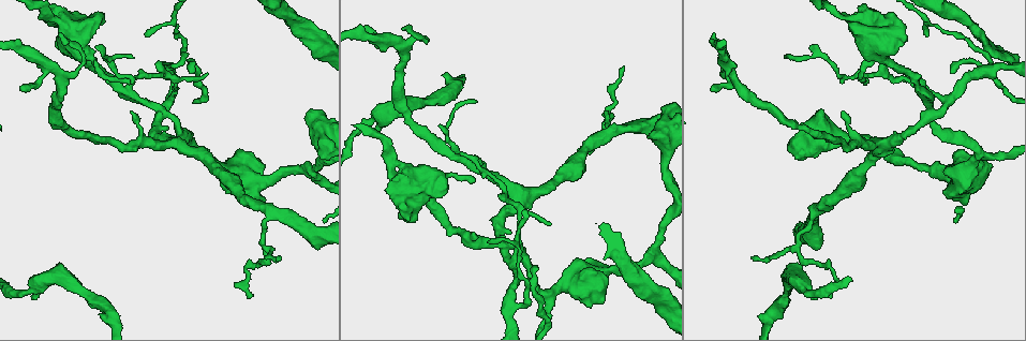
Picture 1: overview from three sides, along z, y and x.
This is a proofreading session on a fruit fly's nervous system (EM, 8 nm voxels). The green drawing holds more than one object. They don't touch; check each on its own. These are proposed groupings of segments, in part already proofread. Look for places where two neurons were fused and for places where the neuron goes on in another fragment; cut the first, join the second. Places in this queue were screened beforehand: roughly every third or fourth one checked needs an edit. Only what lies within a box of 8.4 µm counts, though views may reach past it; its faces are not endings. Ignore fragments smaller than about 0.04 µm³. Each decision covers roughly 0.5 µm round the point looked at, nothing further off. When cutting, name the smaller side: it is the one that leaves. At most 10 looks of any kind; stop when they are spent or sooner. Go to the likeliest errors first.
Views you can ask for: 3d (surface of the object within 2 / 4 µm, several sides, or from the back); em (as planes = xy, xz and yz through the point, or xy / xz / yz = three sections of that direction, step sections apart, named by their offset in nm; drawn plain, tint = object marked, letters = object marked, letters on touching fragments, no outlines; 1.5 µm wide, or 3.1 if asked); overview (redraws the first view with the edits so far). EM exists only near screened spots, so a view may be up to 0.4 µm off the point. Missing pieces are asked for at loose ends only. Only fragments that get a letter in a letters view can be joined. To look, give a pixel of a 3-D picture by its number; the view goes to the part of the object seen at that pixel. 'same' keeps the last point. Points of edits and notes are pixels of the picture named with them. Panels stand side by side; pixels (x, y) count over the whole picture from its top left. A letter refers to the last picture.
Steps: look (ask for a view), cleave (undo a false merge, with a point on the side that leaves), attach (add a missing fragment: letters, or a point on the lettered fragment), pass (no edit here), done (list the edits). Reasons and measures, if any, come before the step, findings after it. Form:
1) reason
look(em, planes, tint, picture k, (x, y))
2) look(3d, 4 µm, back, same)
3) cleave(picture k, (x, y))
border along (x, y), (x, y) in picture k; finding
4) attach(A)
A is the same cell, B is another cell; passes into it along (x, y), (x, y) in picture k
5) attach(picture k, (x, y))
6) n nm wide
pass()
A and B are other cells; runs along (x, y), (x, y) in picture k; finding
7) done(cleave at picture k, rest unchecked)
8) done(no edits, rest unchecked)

sharp bend
look(3d, 2 µm, picture 1, (504, 247))

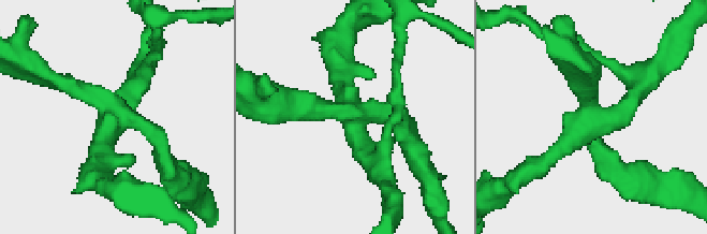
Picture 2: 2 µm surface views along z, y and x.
look(em, planes, plain, picture 2, (592, 119))

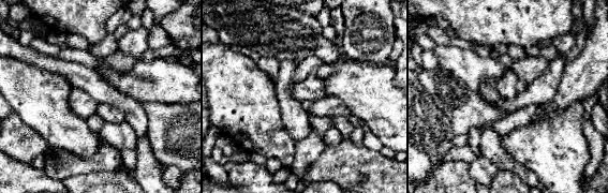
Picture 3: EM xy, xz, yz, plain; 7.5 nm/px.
look(em, planes, letters, same)

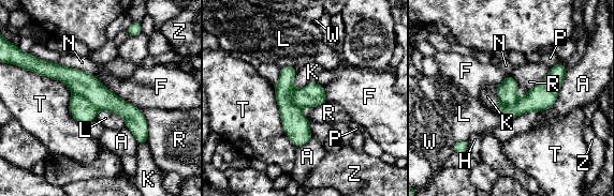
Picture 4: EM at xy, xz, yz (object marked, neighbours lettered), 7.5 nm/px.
180 nm wide
cleave(picture 4, (79, 108))
A, F, H, K, L, N, P, R, T, W and Z are other cells; the part that leaves runs along (286, 69), (286, 106), (300, 142) in picture 4; a second neuron is stuck on

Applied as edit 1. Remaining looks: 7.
look(overview)

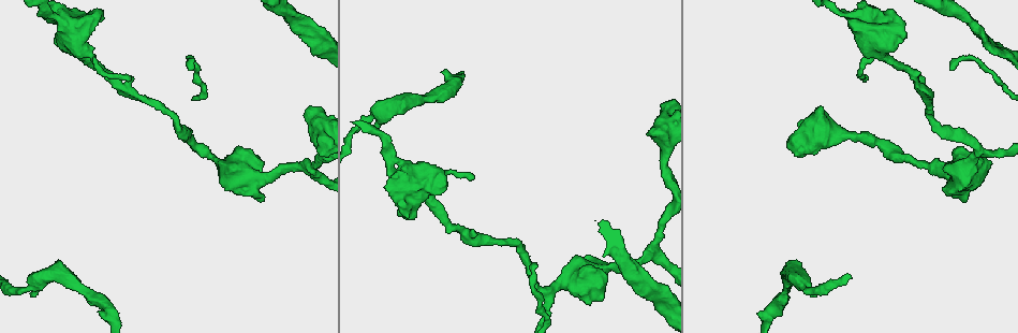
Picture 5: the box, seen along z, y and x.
calibre changes
look(3d, 4 µm, picture 5, (846, 134))

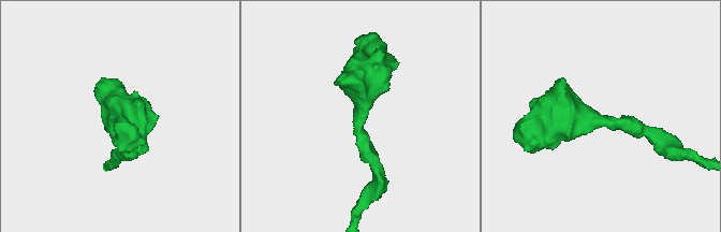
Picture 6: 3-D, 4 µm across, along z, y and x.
arms of 220, 550 nm
look(em, planes, letters, picture 6, (597, 119))

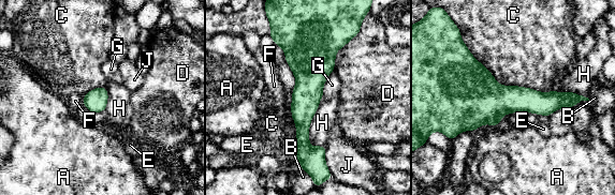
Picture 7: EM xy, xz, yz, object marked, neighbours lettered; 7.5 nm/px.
pass()
A, B, C, D, E, F, G, H and J are other cells; border along (323, 96), (309, 125), (311, 148) in picture 7; one neuron here

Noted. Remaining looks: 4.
thick turns thin
look(em, planes, letters, picture 5, (391, 156))

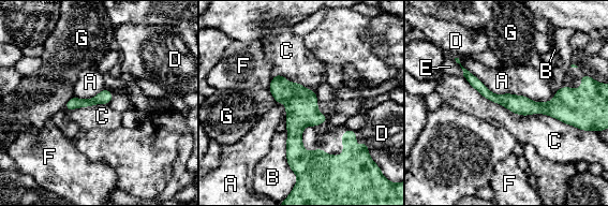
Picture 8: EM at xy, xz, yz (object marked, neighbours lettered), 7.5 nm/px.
C touches over 950 nm
pass()
A, B, C, D, E, F and G are other cells; border along (463, 75), (515, 113), (578, 128) in picture 8; continuous, no second neuron

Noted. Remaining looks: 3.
sudden change in width
look(em, planes, letters, picture 5, (373, 117))

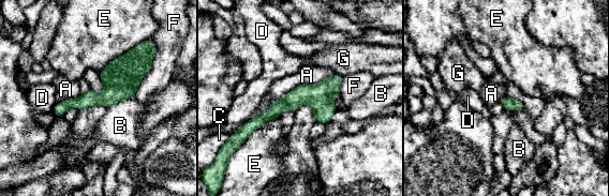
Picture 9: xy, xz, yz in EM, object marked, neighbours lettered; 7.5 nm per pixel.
pass()
A, B, C, D, E, F and G are other cells; all the same neuron

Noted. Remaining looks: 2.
done(cleave at picture 4, rest unchecked)

